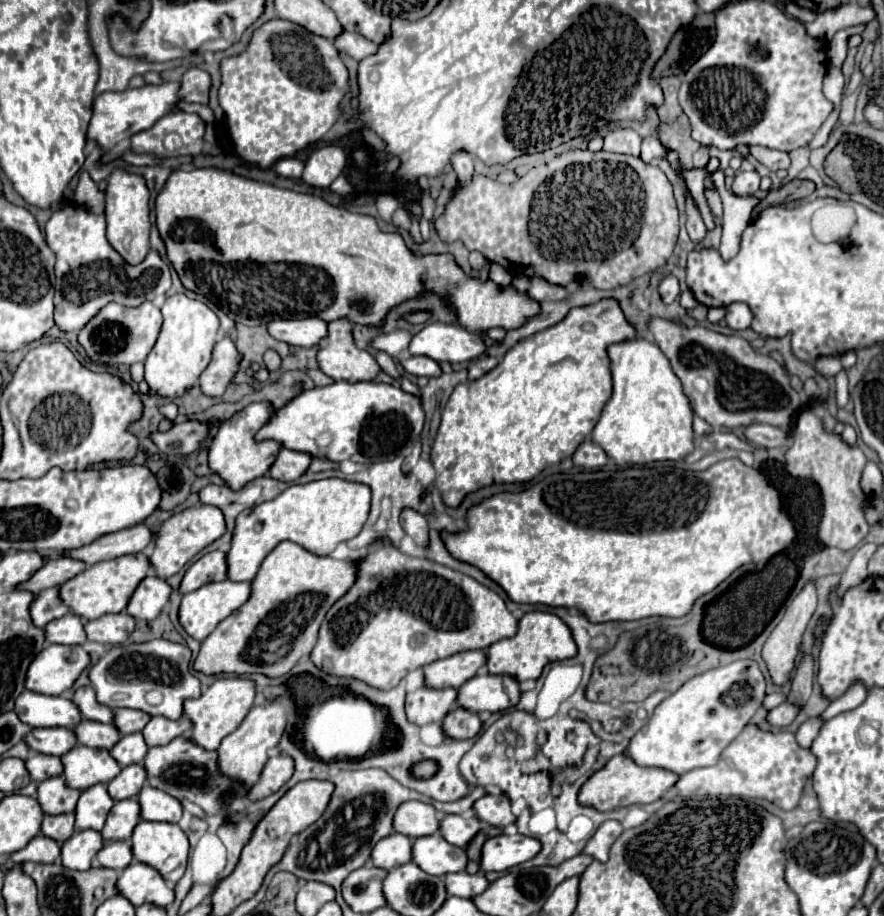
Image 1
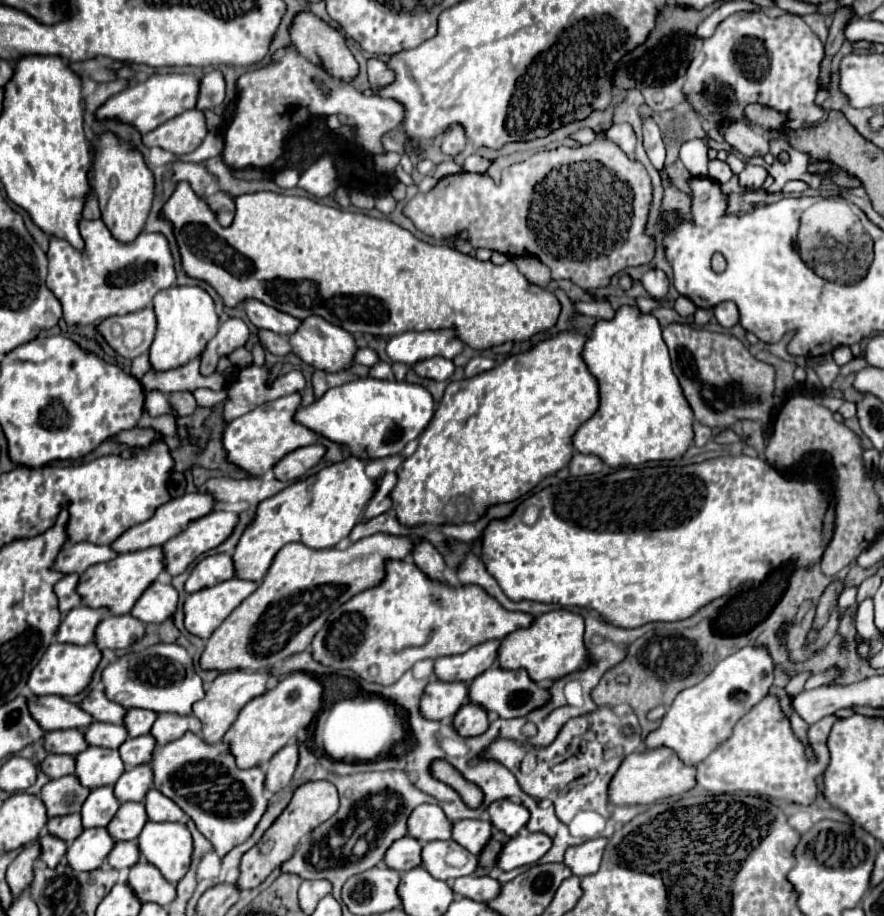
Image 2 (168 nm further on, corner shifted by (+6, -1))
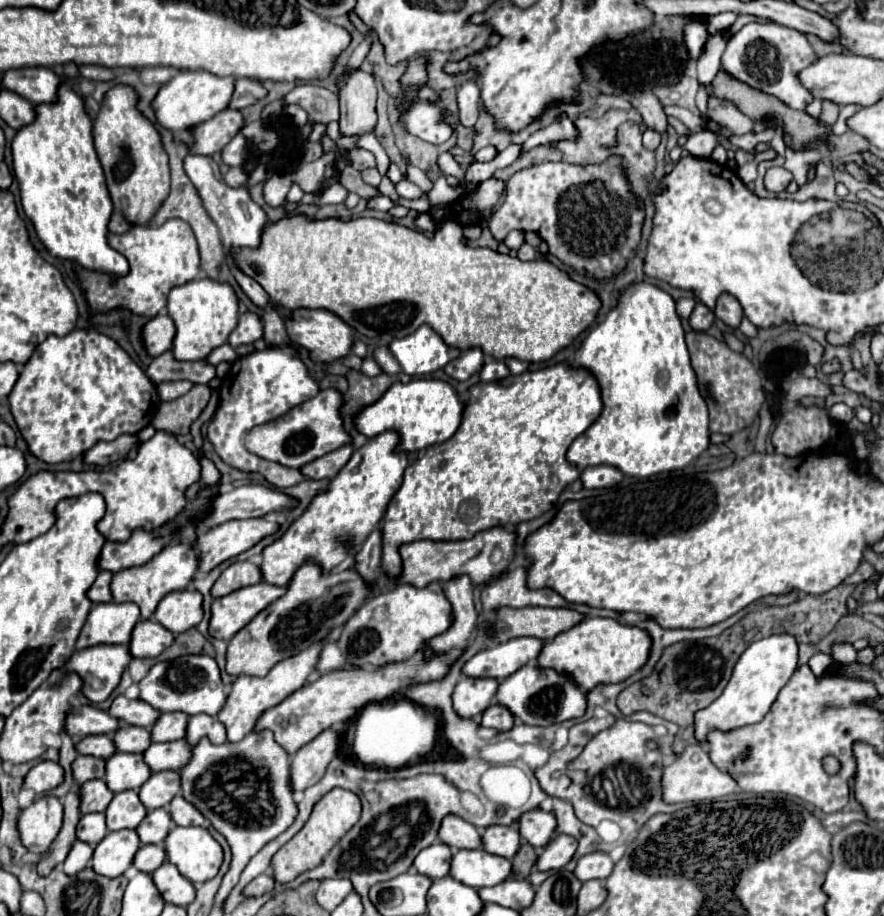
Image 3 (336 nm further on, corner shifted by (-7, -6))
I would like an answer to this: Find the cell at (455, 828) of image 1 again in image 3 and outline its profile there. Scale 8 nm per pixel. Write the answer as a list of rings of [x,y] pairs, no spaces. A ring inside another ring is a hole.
[[[491,825],[483,833],[483,849],[499,855],[513,859],[515,853],[519,851],[521,845],[521,833],[517,825]]]

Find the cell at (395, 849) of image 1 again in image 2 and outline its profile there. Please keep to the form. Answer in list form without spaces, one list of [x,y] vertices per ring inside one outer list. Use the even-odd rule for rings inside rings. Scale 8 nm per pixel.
[[[404,836],[400,840],[396,840],[384,854],[384,864],[392,870],[398,870],[398,872],[406,872],[414,866],[420,864],[420,850],[422,850],[422,844],[412,838],[412,836]]]

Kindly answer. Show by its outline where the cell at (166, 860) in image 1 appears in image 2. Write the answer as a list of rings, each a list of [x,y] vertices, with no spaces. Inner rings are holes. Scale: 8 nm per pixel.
[[[146,822],[138,836],[140,856],[154,864],[160,874],[176,884],[190,866],[192,836],[178,822]]]

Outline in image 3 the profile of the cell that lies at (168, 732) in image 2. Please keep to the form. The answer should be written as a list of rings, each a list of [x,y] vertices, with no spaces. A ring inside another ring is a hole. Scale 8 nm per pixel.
[[[205,713],[189,717],[185,739],[189,741],[189,745],[197,745],[201,737],[209,737],[215,745],[221,745],[221,743],[227,741],[225,725],[217,717],[211,717],[211,715],[205,715]]]

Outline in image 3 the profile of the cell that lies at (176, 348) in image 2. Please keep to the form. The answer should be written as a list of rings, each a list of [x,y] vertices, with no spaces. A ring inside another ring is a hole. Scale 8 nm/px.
[[[203,277],[171,289],[167,299],[167,313],[177,327],[177,335],[173,341],[175,359],[201,361],[215,347],[227,343],[229,333],[237,325],[237,311],[239,311],[239,301],[237,301],[235,289],[229,283]]]

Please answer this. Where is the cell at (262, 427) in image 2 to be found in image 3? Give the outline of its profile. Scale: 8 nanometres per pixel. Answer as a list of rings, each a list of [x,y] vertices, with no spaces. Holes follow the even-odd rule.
[[[323,389],[313,399],[293,407],[289,413],[249,431],[245,447],[263,459],[279,461],[285,467],[303,467],[313,459],[319,459],[351,443],[351,435],[343,427],[341,407],[343,407],[343,395],[337,389]]]

